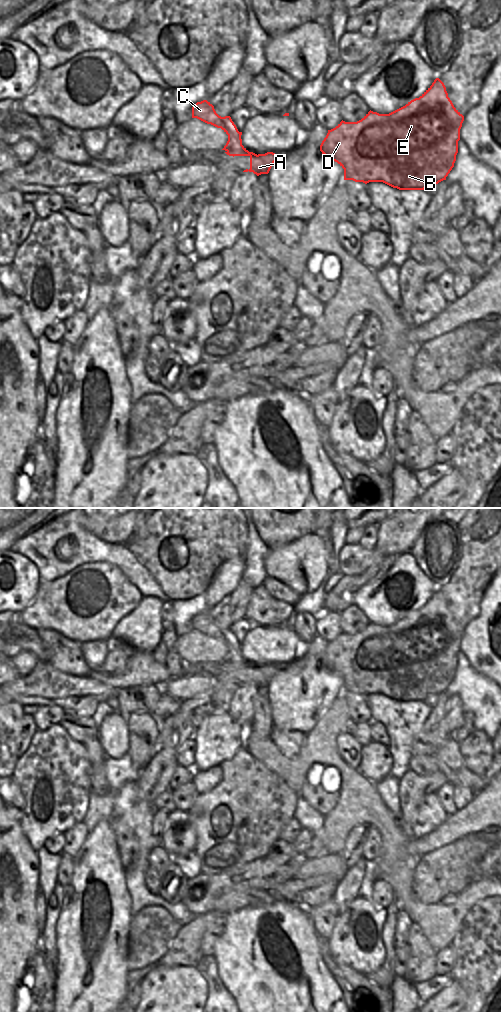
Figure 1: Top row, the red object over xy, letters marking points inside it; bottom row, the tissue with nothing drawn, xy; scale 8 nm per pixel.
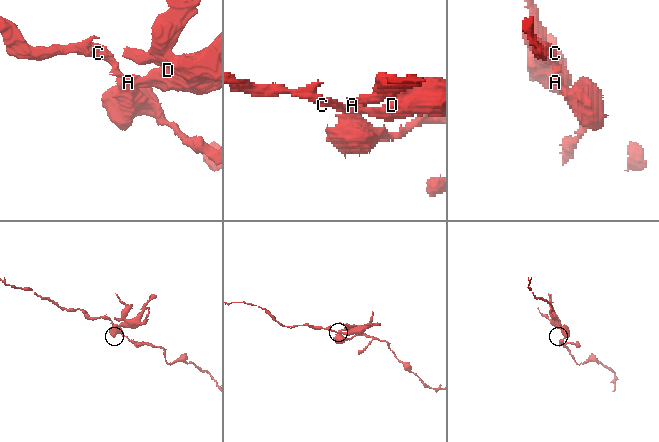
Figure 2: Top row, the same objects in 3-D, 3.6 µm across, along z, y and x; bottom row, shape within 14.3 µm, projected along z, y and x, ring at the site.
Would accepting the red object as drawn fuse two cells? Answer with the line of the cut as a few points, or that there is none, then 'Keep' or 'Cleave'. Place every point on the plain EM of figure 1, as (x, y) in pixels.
Split along xy (256, 666), (250, 668). Cleave

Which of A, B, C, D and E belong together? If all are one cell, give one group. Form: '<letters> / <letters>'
A B D E / C

